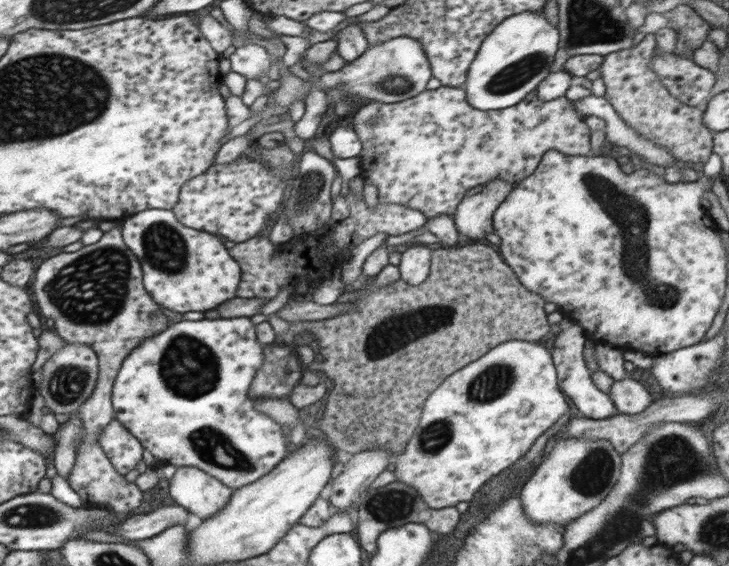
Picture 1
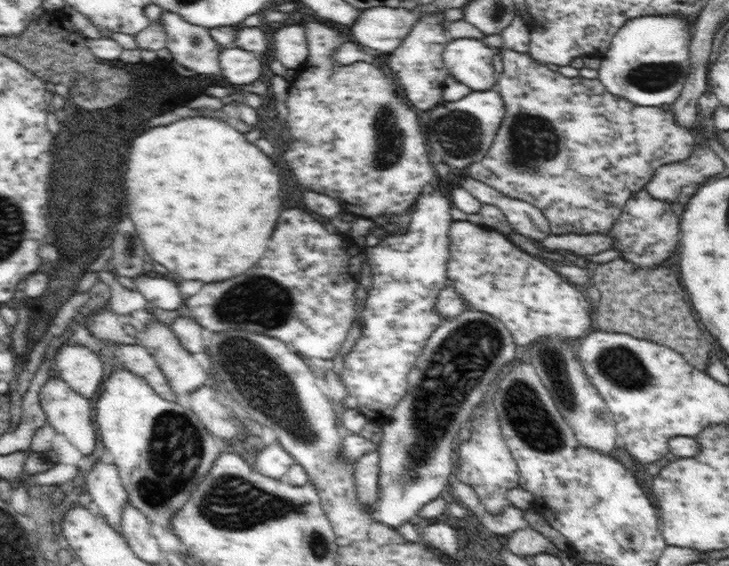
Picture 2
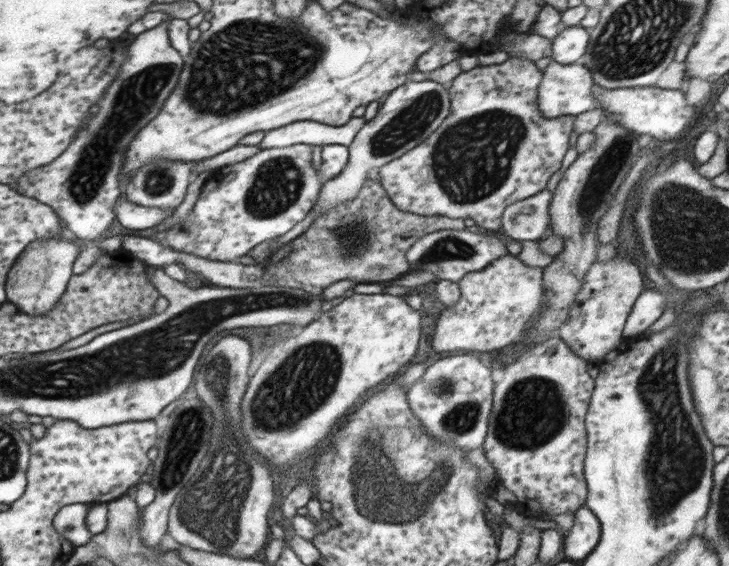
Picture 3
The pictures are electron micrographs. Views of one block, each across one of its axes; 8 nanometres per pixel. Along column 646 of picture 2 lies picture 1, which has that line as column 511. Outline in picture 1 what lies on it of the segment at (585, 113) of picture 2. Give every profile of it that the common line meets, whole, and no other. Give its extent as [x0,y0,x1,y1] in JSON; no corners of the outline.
[353,85,592,219]

